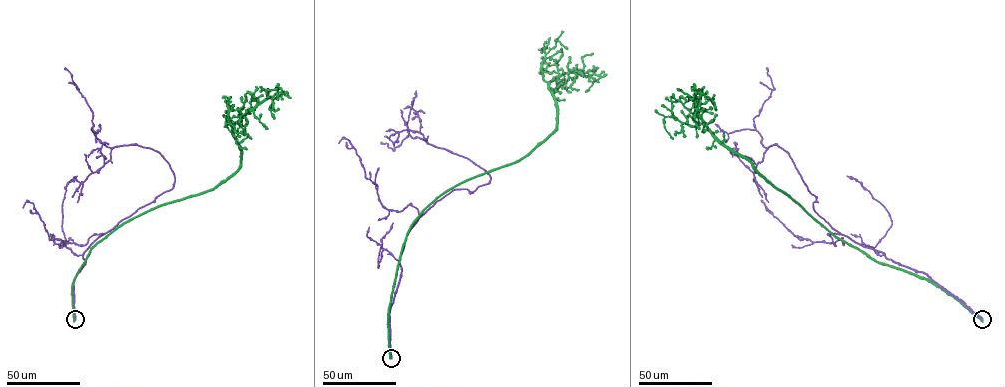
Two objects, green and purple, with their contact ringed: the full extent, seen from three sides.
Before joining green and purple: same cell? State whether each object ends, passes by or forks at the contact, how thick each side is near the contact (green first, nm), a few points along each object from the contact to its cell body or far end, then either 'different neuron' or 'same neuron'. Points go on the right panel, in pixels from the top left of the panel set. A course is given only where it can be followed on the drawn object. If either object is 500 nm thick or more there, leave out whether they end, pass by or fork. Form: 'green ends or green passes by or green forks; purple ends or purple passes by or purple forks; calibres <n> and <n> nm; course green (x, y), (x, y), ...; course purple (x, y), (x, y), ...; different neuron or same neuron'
calibres 800 and 550 nm; course green (982, 319), (926, 279), (876, 262), (837, 238), (714, 135), (697, 112), (699, 92), (709, 96), (715, 108); course purple (982, 319), (814, 210), (789, 155), (763, 146), (755, 128), (773, 89), (766, 68); different neuron

